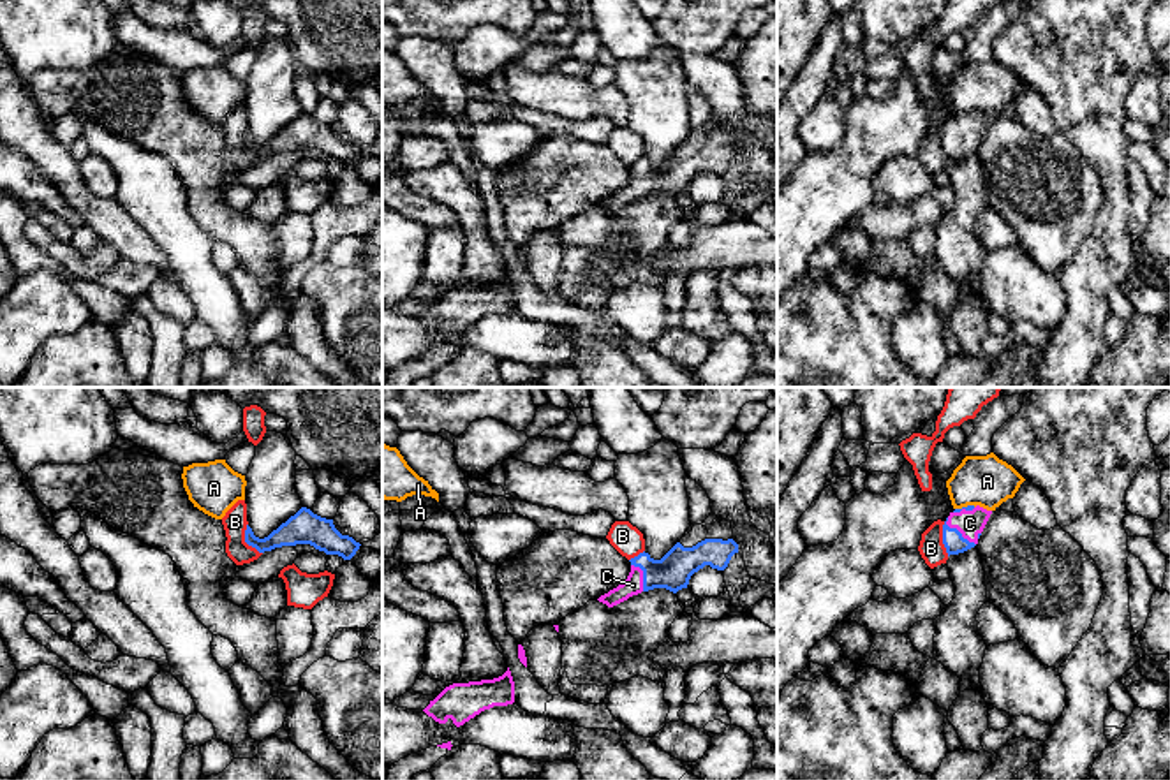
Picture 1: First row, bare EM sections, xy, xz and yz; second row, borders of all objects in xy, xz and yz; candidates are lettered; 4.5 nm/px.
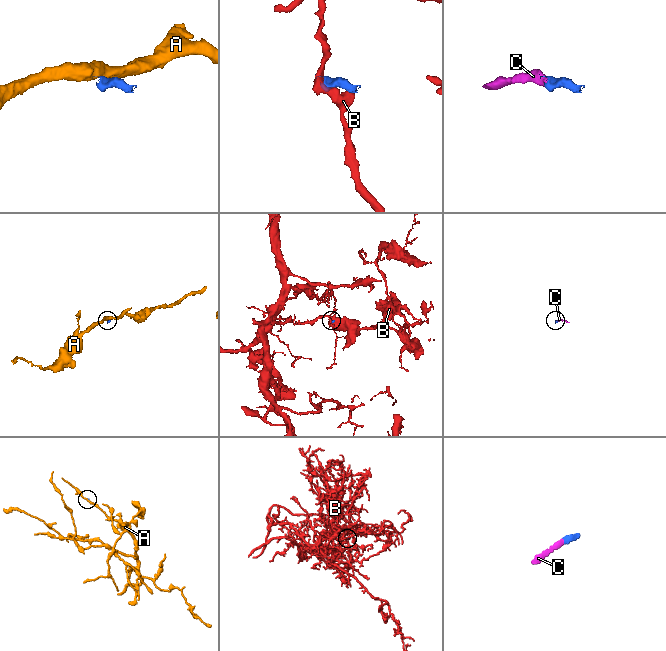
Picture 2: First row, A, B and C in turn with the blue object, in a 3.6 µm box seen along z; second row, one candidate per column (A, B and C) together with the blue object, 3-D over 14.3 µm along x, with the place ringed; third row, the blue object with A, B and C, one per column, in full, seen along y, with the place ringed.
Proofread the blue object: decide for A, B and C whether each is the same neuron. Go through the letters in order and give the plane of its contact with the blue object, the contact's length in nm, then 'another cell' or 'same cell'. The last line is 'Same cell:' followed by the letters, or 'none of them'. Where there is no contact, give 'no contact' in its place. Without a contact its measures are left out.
A: meets blue in yz; contact 100 nm long; another cell
B: meets blue in xy; contact 160 nm long; another cell
C: meets blue in yz; contact 180 nm long; same cell
Same cell: C

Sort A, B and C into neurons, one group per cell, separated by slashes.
A / B / C

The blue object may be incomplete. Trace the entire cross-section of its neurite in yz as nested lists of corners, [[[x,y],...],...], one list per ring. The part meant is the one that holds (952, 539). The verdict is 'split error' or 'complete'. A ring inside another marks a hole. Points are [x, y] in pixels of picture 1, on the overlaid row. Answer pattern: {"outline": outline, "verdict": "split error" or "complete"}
{"outline": [[[967,505],[950,512],[943,525],[943,544],[948,556],[974,548],[990,514],[992,511],[987,511],[980,505]]], "verdict": "split error"}

